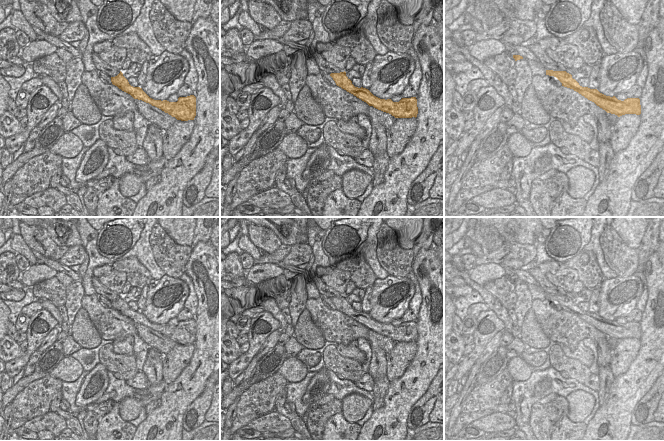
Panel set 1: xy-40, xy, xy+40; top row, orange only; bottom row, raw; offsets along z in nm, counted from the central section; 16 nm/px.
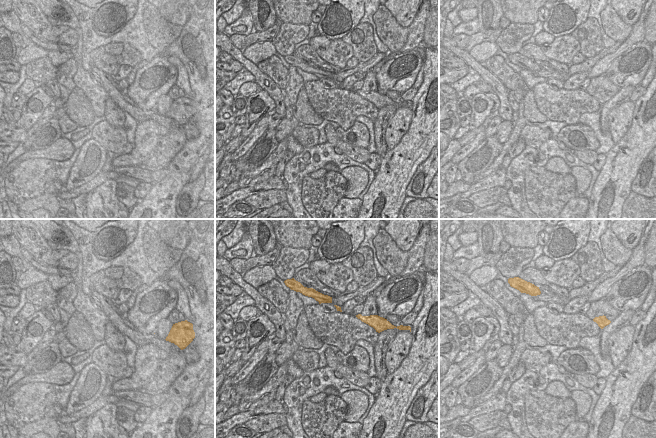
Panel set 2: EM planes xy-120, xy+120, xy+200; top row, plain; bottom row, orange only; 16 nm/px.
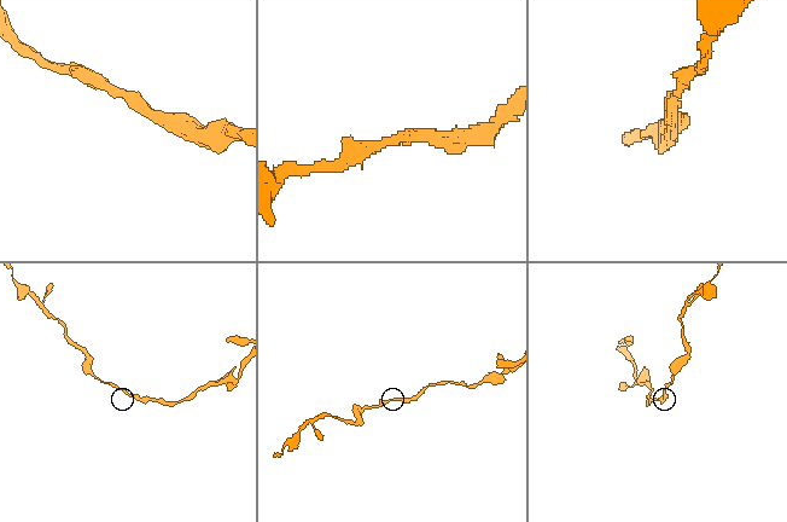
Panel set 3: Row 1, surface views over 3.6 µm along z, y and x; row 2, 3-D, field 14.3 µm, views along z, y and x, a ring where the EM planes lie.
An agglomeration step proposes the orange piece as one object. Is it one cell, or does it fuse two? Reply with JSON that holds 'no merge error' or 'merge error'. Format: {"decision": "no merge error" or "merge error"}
{"decision": "no merge error"}

